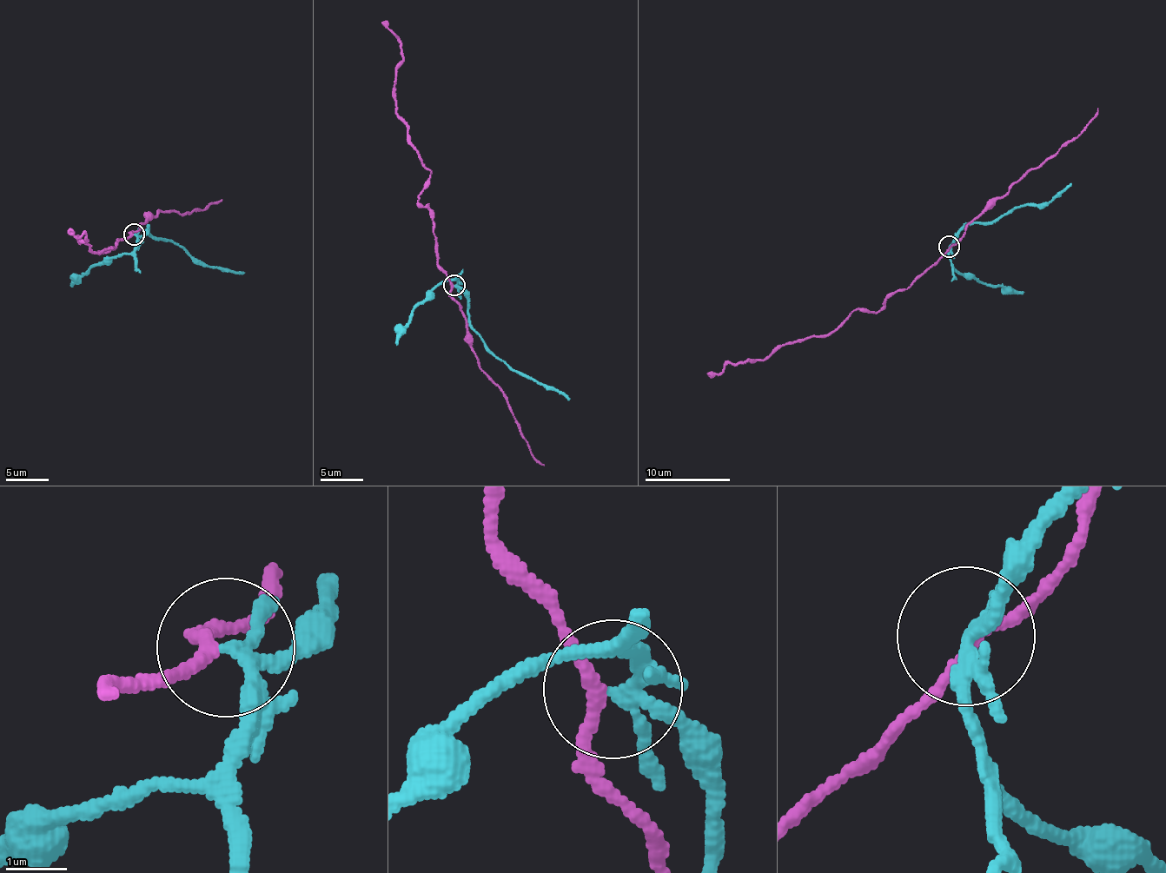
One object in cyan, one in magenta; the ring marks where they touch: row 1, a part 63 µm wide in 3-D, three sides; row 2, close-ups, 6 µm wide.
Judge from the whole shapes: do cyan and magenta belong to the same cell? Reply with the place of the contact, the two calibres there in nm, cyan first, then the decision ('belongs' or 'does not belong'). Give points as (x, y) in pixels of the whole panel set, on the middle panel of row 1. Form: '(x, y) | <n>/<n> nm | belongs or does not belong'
(454, 285) | 170/180 nm | does not belong

